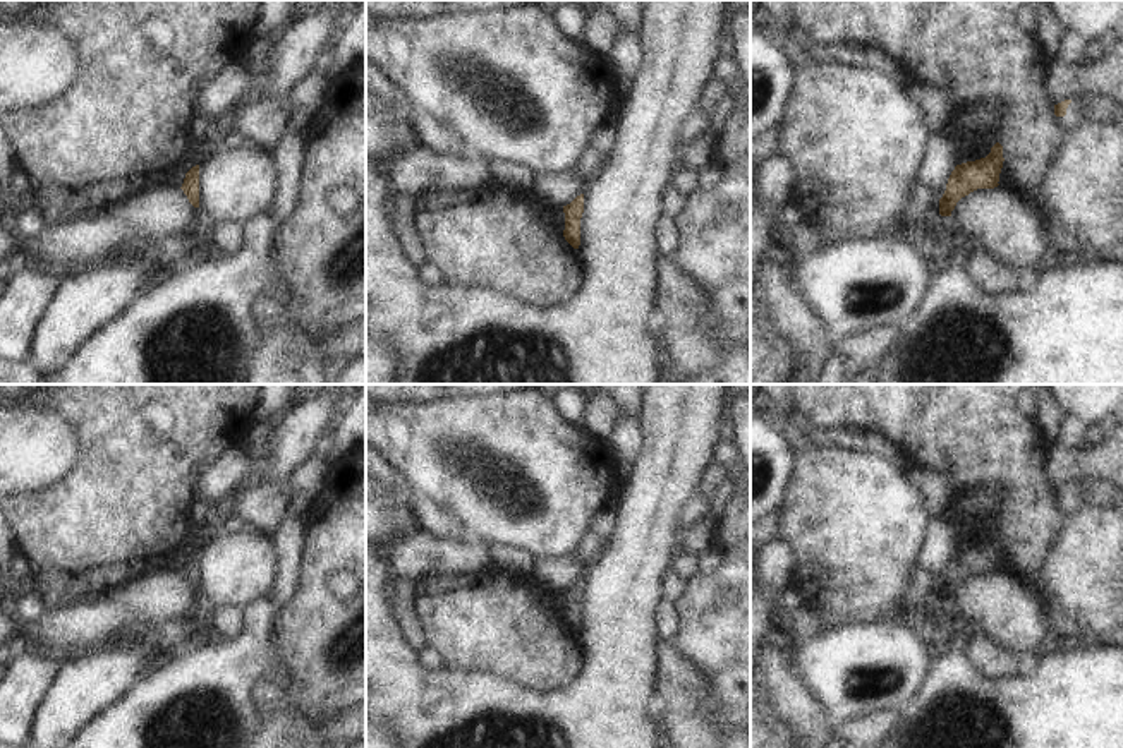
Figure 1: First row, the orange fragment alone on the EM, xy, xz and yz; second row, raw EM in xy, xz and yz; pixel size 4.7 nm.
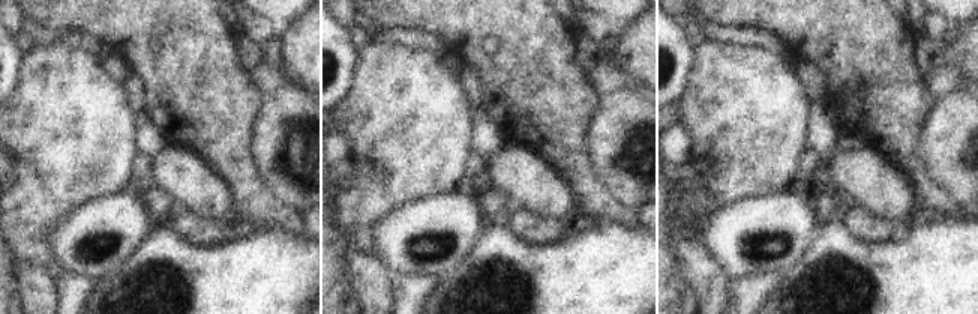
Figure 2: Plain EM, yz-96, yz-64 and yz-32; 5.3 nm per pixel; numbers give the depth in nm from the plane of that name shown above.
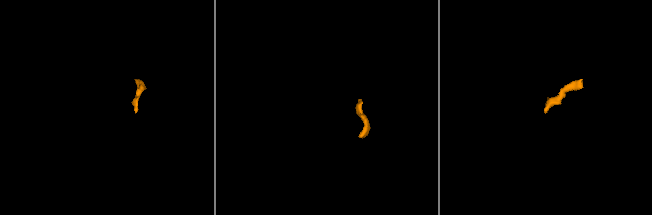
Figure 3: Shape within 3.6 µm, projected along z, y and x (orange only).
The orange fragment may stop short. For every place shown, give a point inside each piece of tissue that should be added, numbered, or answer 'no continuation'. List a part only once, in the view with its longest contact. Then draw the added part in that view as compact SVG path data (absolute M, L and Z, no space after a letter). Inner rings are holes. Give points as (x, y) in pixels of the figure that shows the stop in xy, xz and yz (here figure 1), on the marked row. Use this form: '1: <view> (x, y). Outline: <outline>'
1: yz (1075, 114). Outline: M1073 96L1071 103L1066 108L1065 117L1056 117L1058 125L1065 129L1065 132L1075 130L1085 122L1087 101Z

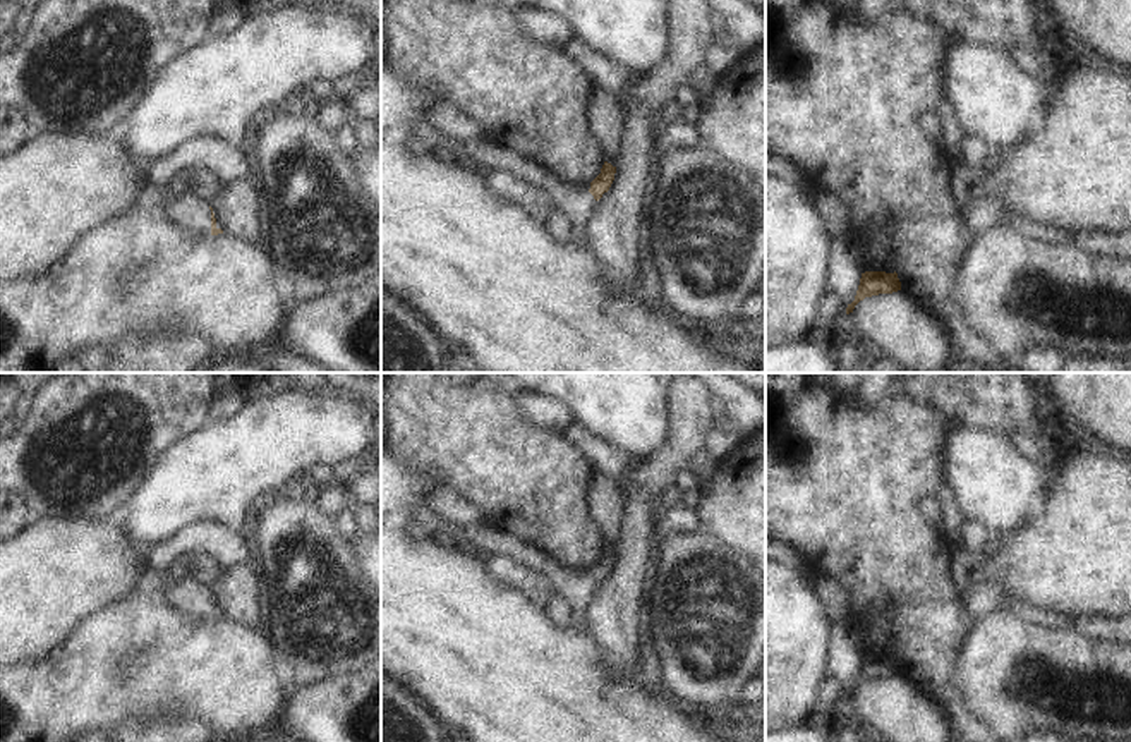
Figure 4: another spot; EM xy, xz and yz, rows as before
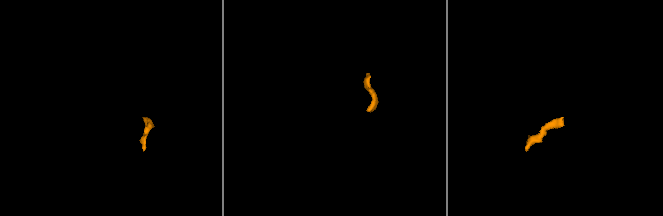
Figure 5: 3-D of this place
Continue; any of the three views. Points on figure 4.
1: xy (189, 212). Outline: M189 191L177 196L172 204L165 206L165 215L173 225L197 232L201 235L211 234L211 210L209 203L203 201L196 192Z

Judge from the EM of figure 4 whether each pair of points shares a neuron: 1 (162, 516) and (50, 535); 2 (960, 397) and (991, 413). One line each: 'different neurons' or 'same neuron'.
1: different neurons
2: same neuron

